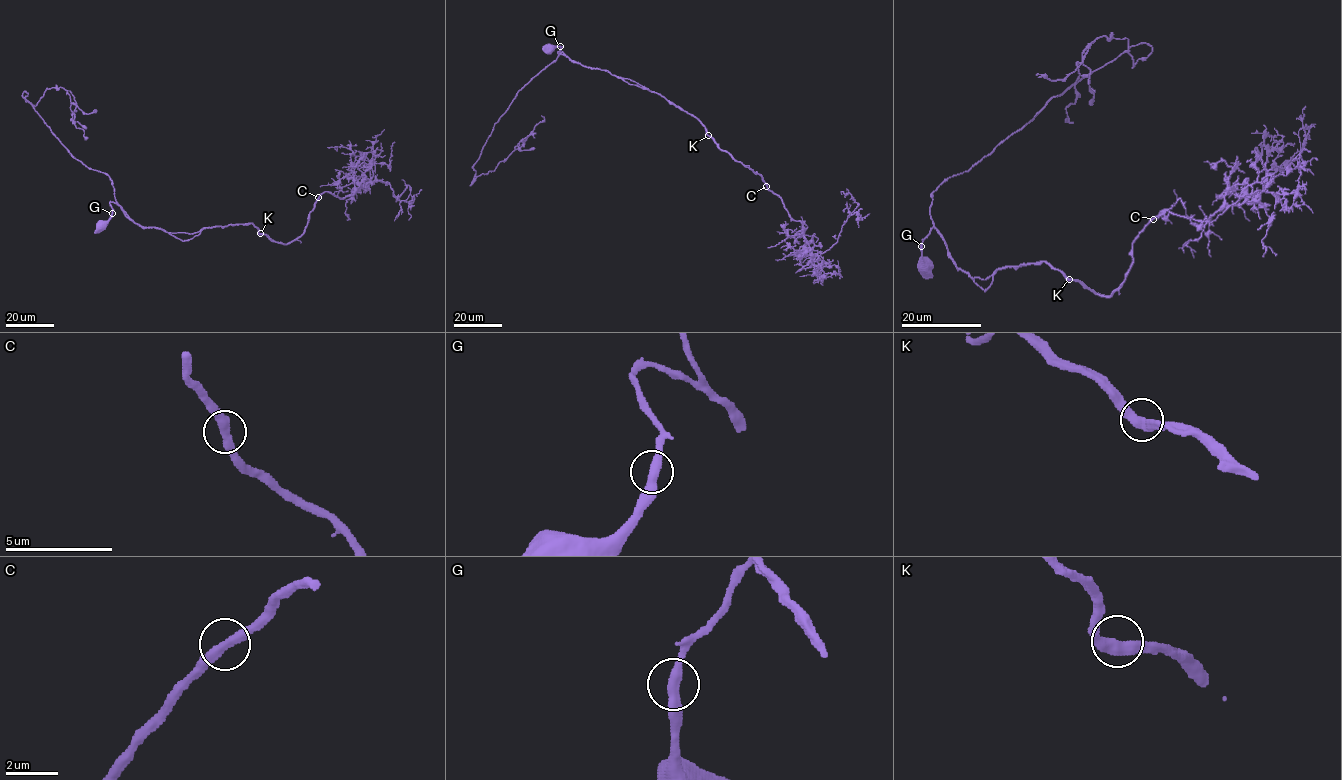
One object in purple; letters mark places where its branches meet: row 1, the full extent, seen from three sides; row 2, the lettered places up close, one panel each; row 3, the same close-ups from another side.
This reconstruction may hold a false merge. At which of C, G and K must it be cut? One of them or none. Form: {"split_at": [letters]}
{"split_at": []}

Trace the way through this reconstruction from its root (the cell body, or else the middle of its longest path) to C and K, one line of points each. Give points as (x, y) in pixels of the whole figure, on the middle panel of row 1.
C: (550, 47), (559, 46), (558, 53), (585, 67), (634, 80), (693, 115), (721, 149), (759, 174), (766, 186)
K: (550, 47), (559, 46), (558, 53), (579, 64), (607, 70), (660, 94), (693, 115), (708, 135)

